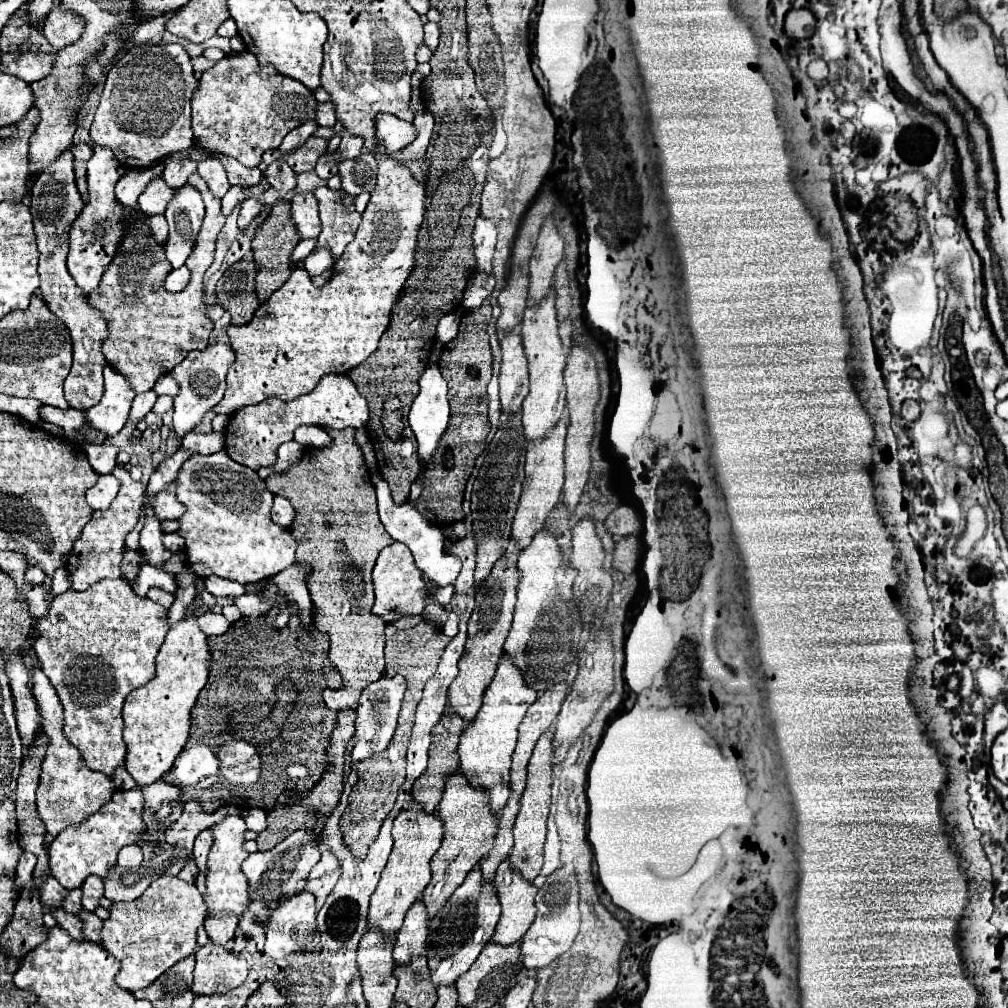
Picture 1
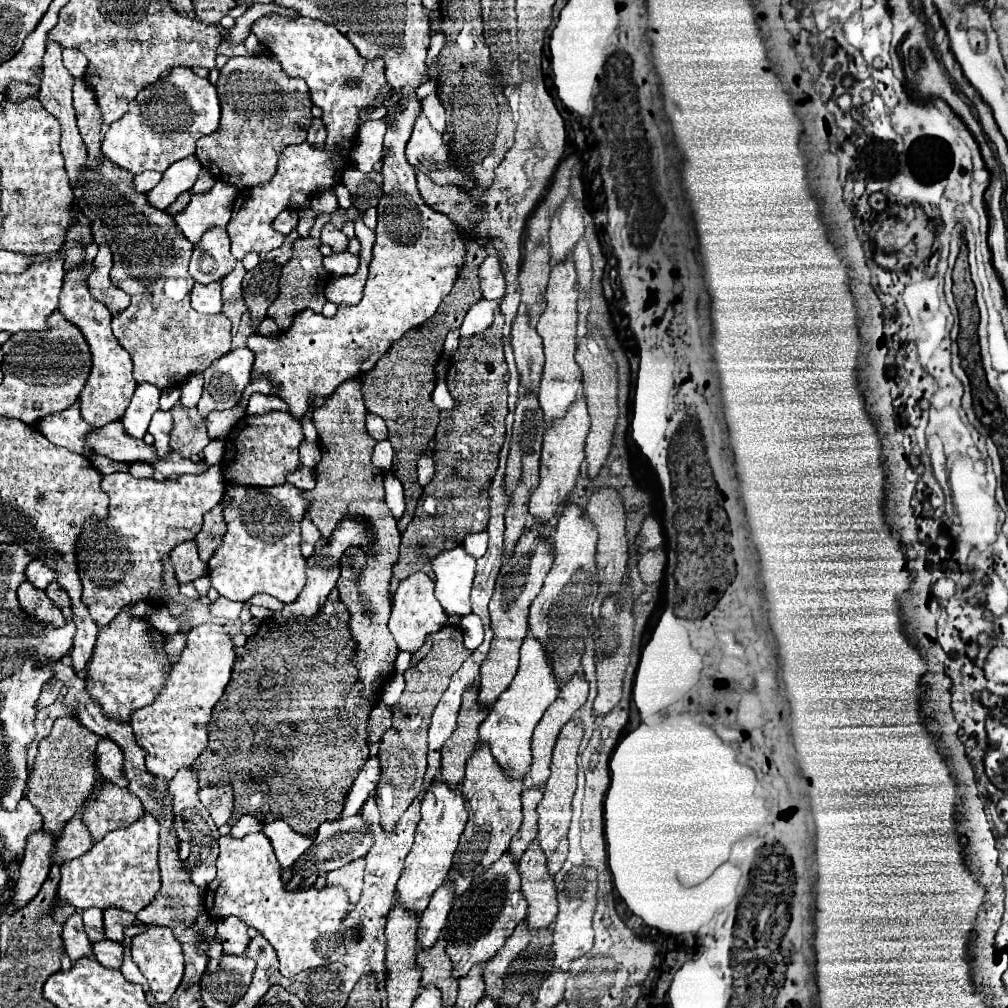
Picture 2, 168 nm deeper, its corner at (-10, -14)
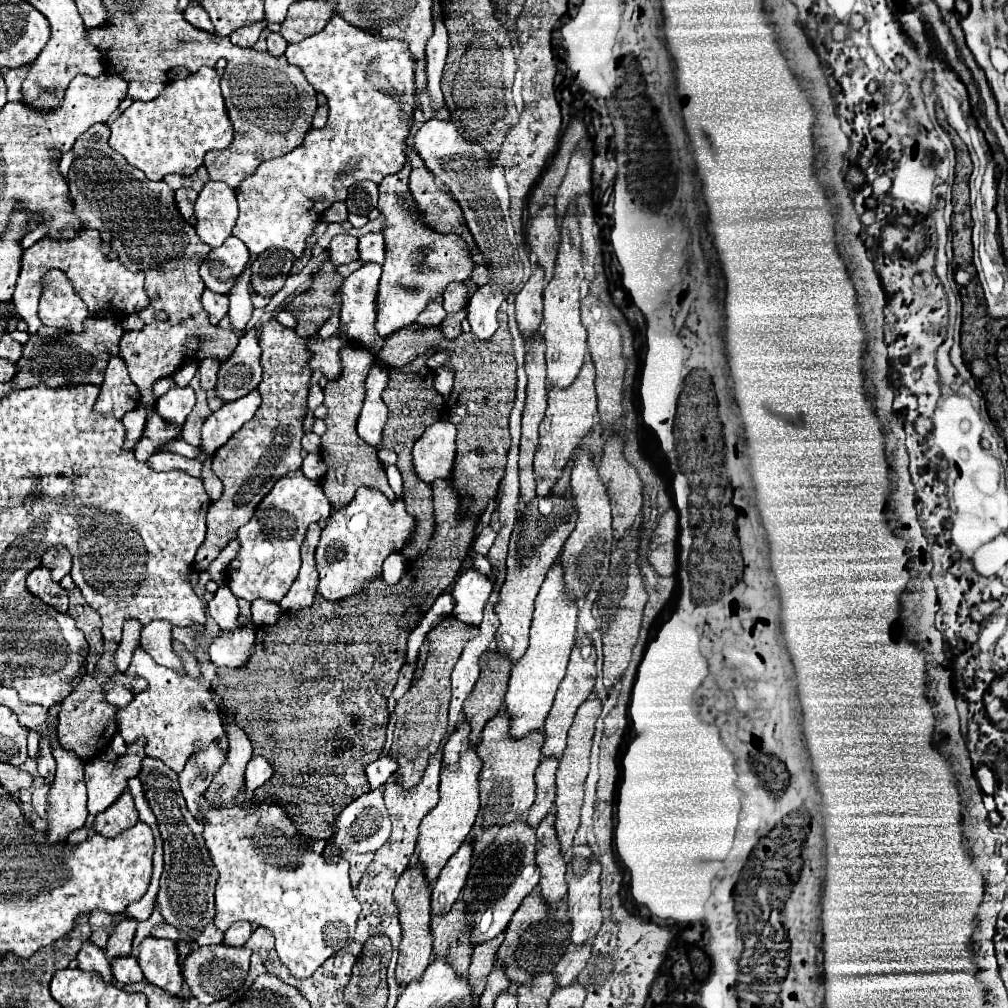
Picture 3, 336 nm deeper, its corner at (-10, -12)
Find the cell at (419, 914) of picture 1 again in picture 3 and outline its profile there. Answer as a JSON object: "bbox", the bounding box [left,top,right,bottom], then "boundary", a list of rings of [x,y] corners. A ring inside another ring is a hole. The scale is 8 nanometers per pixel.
{"bbox":[431,842,471,916],"boundary":[[[465,842],[453,858],[445,864],[441,870],[435,886],[433,886],[433,896],[431,896],[431,916],[441,916],[451,910],[455,900],[461,894],[461,888],[465,886],[467,874],[471,868],[471,844]]]}

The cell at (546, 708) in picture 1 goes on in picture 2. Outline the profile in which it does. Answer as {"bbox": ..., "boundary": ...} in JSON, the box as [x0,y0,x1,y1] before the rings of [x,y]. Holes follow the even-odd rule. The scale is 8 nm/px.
{"bbox":[529,676,589,784],"boundary":[[[573,676],[559,692],[557,700],[545,710],[541,722],[533,734],[533,764],[529,770],[529,778],[533,784],[545,784],[549,778],[551,756],[555,748],[555,740],[561,728],[571,720],[571,716],[585,704],[589,694],[589,684],[583,676]]]}

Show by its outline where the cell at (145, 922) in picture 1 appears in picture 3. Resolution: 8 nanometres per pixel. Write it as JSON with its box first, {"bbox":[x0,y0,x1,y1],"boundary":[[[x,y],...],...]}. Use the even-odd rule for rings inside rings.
{"bbox":[139,938,183,996],"boundary":[[[145,938],[139,944],[139,966],[147,982],[159,986],[171,996],[179,996],[183,990],[183,978],[179,974],[177,944],[169,938]]]}

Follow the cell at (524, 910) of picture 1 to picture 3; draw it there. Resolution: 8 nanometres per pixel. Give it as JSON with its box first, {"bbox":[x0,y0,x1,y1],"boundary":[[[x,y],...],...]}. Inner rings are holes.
{"bbox":[535,810,567,904],"boundary":[[[555,810],[543,818],[543,822],[537,826],[537,854],[535,864],[541,872],[539,890],[547,904],[557,904],[567,894],[567,882],[565,882],[565,862],[559,852],[559,842],[555,838]]]}

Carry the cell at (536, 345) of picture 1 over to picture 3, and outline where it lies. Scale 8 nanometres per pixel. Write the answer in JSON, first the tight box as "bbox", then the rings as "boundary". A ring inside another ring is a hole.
{"bbox":[543,206,585,388],"boundary":[[[575,206],[561,220],[561,244],[555,264],[555,276],[549,280],[543,290],[543,340],[545,340],[545,360],[547,360],[547,384],[549,388],[567,388],[577,378],[583,362],[585,362],[585,328],[581,326],[579,316],[579,286],[583,282],[583,266],[581,266],[581,236]]]}

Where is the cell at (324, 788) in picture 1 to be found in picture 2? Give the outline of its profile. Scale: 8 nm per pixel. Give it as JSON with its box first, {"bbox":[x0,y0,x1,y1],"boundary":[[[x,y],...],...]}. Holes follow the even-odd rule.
{"bbox":[369,702,391,744],"boundary":[[[379,702],[373,712],[371,712],[371,720],[369,720],[369,744],[381,740],[381,736],[385,734],[385,730],[391,728],[391,708],[385,702]]]}

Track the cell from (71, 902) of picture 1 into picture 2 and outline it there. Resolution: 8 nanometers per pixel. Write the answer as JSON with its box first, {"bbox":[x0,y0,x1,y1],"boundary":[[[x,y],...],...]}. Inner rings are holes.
{"bbox":[83,908,105,942],"boundary":[[[89,908],[83,912],[83,922],[85,922],[85,928],[87,928],[87,934],[93,942],[99,942],[105,938],[105,932],[103,932],[103,910],[99,908]]]}

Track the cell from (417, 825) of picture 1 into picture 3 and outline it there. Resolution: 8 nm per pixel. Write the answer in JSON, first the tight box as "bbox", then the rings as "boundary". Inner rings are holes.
{"bbox":[415,722,481,886],"boundary":[[[463,722],[447,740],[443,746],[443,762],[441,762],[441,782],[439,782],[439,802],[433,810],[425,814],[425,818],[419,824],[419,836],[415,844],[417,852],[417,866],[421,866],[425,874],[425,882],[429,886],[435,884],[435,878],[443,870],[445,862],[459,850],[463,840],[467,838],[477,810],[479,810],[479,784],[477,776],[481,770],[481,760],[475,754],[475,748],[469,746],[467,740],[469,726]]]}

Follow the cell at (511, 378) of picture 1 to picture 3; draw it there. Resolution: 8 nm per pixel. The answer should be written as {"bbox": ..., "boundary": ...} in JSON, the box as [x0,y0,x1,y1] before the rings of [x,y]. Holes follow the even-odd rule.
{"bbox":[515,270,545,340],"boundary":[[[535,270],[521,292],[515,296],[515,320],[521,334],[529,340],[539,332],[541,312],[543,312],[543,294],[545,288],[545,274],[543,270]]]}

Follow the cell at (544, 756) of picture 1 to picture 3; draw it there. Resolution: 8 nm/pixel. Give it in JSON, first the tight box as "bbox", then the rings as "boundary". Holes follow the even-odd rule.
{"bbox":[555,696,601,854],"boundary":[[[595,696],[585,700],[571,724],[571,730],[567,734],[567,748],[563,752],[563,758],[559,760],[559,770],[557,770],[557,782],[555,782],[555,830],[557,830],[557,840],[561,844],[561,854],[565,854],[573,846],[573,836],[579,826],[579,812],[583,804],[583,782],[589,772],[589,750],[591,750],[591,738],[595,730],[595,718],[601,714],[601,700]]]}

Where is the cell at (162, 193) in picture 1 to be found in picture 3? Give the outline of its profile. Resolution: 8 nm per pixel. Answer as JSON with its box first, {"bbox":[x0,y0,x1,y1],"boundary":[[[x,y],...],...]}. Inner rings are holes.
{"bbox":[195,182,237,248],"boundary":[[[207,182],[195,200],[195,218],[199,240],[211,248],[221,246],[237,220],[235,190],[225,182]]]}

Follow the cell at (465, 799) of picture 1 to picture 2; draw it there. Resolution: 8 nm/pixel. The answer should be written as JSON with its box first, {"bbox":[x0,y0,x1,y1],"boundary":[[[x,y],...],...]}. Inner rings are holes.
{"bbox":[449,742,523,894],"boundary":[[[485,742],[479,744],[479,748],[467,760],[463,780],[469,820],[453,856],[453,866],[449,870],[449,878],[455,880],[455,894],[463,894],[471,886],[471,880],[479,872],[485,872],[509,848],[511,838],[517,834],[523,822],[521,790],[523,780],[511,780],[511,776],[507,776],[499,762],[493,758],[491,748]]]}

